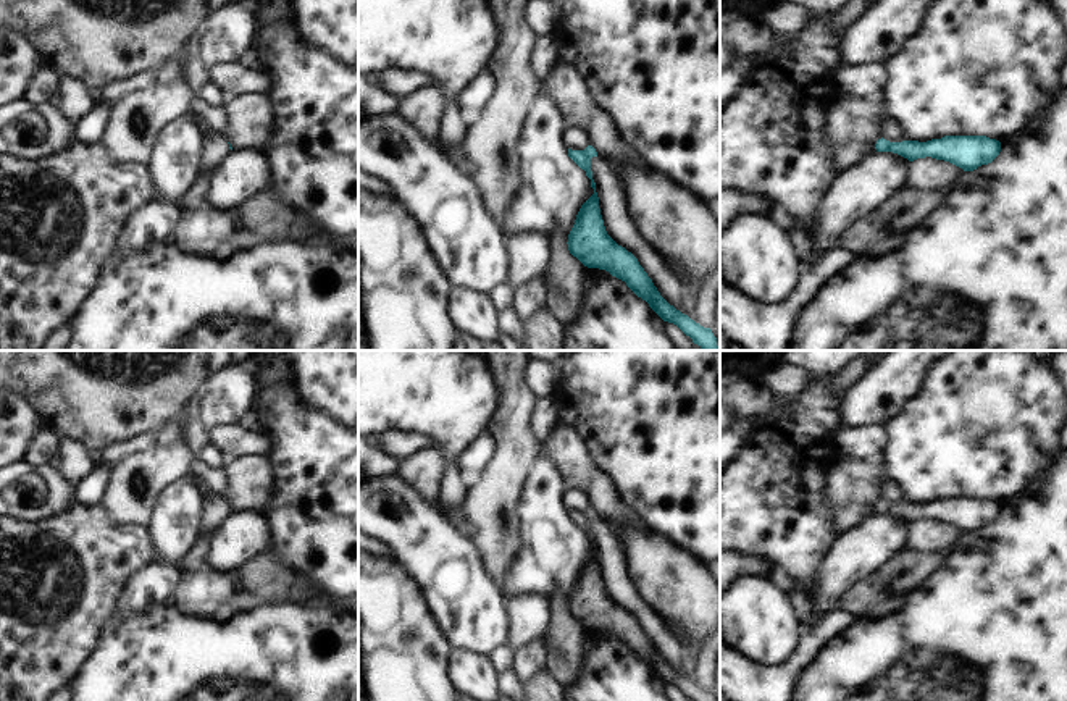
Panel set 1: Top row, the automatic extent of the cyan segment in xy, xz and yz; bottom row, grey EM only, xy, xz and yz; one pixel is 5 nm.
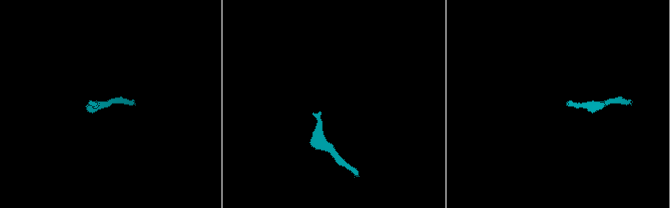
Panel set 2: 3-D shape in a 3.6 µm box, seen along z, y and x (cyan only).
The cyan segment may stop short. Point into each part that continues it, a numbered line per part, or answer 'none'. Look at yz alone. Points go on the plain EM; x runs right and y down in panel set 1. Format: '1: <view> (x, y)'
none

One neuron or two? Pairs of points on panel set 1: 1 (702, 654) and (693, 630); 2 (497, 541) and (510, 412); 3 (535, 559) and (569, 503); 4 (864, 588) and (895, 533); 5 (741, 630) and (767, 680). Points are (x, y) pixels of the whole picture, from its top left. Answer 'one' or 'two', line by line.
1: two
2: one
3: two
4: two
5: two

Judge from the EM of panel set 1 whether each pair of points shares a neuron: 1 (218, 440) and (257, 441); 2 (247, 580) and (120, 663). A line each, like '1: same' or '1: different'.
1: same
2: different

